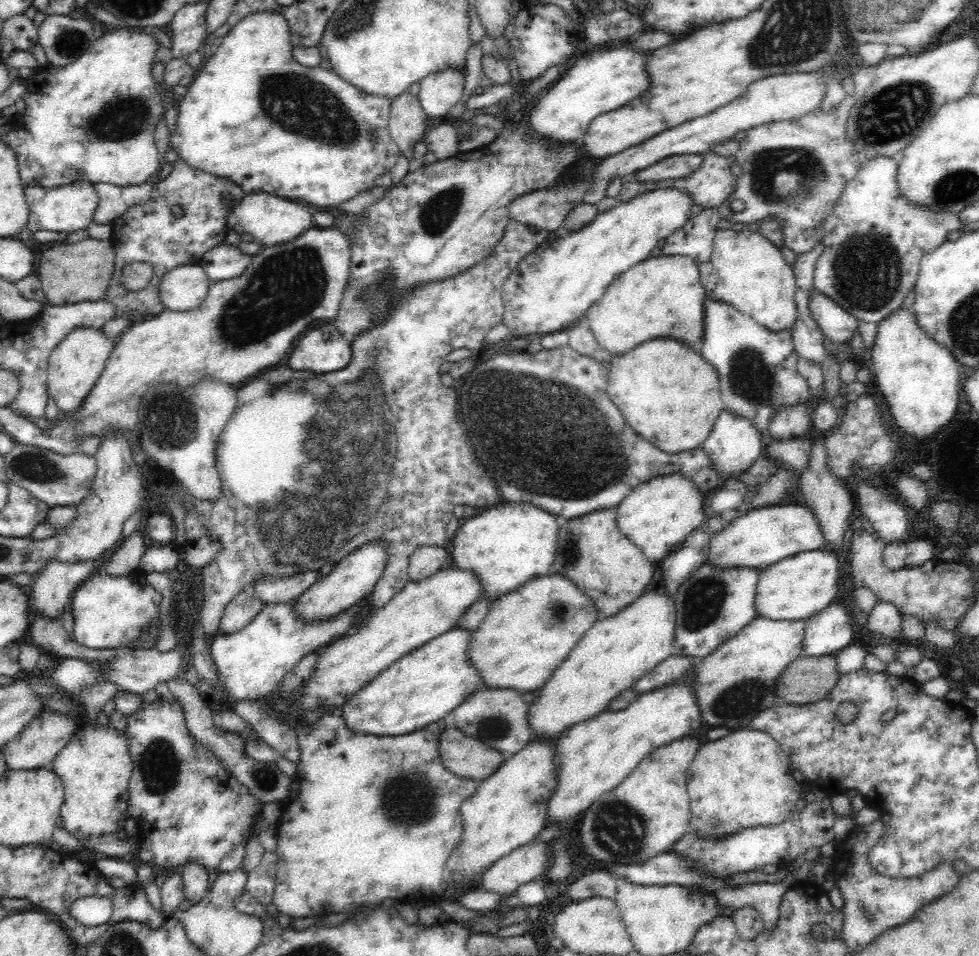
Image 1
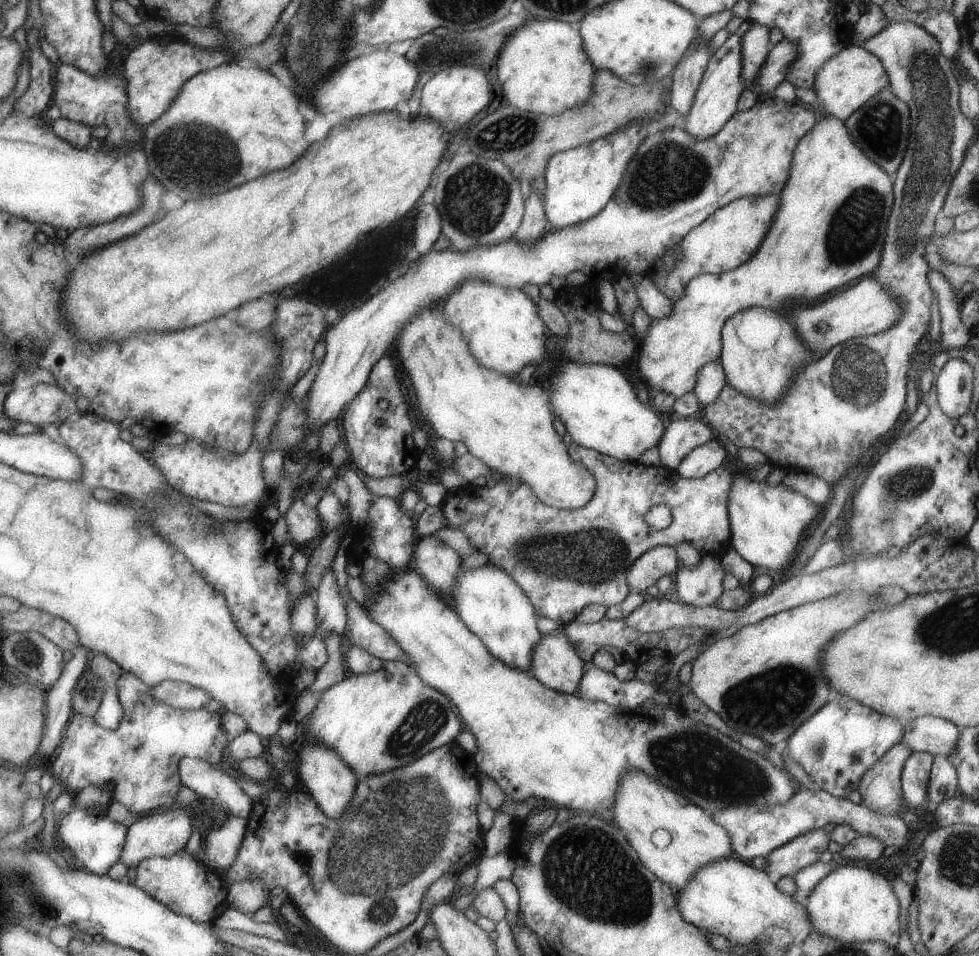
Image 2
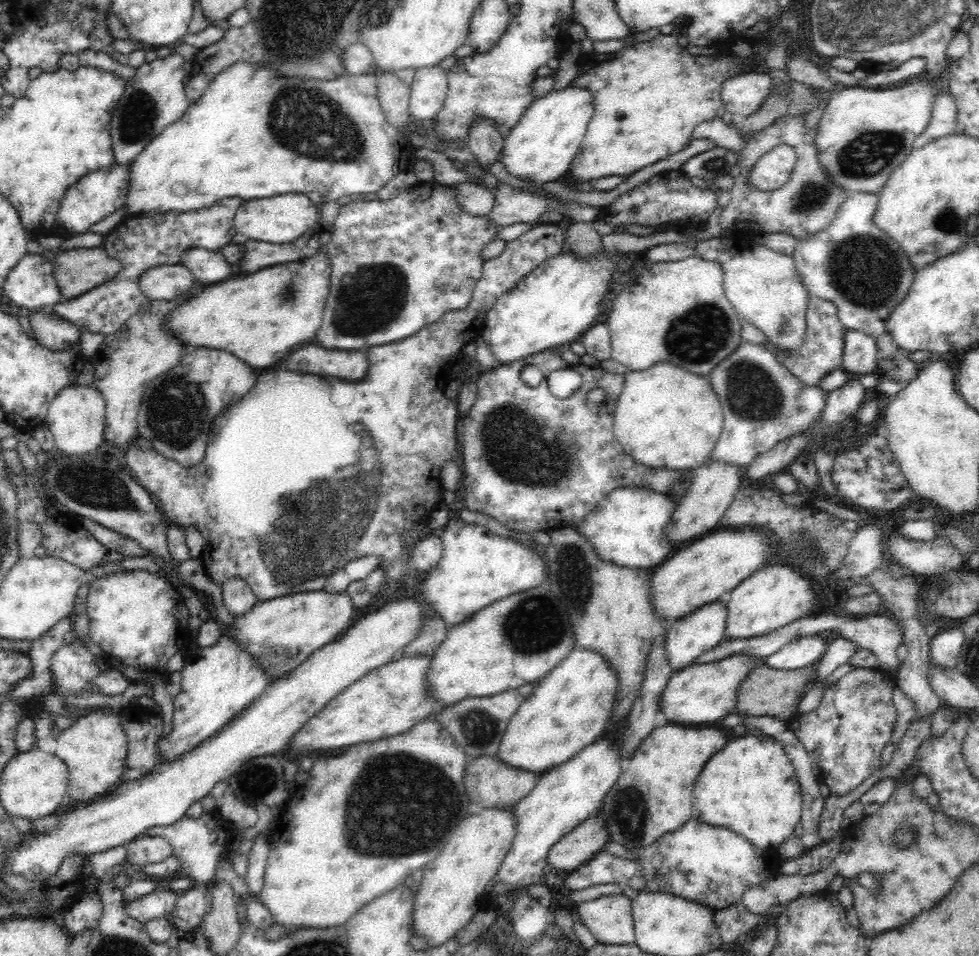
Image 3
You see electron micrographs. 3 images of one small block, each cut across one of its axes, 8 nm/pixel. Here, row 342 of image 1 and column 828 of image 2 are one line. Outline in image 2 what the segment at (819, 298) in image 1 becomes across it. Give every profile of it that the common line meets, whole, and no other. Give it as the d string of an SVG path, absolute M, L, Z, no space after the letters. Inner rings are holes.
M823 829L797 835L769 852L764 857L765 866L762 869L773 878L792 876L808 864L814 863L819 853L827 848L829 840L829 833Z

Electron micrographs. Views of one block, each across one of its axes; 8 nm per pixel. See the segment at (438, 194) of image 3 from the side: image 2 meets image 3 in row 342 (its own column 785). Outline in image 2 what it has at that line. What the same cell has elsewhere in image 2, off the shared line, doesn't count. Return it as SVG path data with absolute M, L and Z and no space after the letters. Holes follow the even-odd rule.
M744 308L735 311L722 324L721 350L718 356L723 374L731 387L759 403L778 403L799 367L808 365L818 355L800 341L792 324L773 310Z

